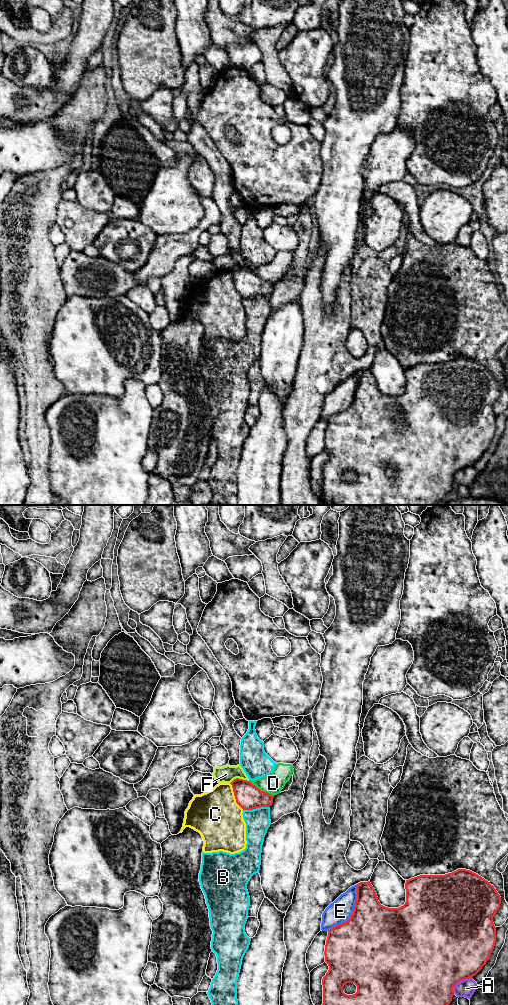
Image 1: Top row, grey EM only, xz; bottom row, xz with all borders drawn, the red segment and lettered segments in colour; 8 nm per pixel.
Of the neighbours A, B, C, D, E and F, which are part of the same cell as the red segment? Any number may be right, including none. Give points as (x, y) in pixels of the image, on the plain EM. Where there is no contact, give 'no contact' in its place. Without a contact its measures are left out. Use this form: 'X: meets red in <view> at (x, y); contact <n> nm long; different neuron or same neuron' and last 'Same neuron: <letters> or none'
A: meets red in xz at (459, 469); contact 200 nm long; different neuron
B: meets red in xz at (256, 295); contact 220 nm long; different neuron
C: meets red in xz at (234, 283); contact 240 nm long; different neuron
D: meets red in xz at (260, 278); contact 240 nm long; different neuron
E: meets red in xz at (353, 400); contact 440 nm long; different neuron
F: meets red in xz at (238, 266); contact 150 nm long; different neuron
Same neuron: none

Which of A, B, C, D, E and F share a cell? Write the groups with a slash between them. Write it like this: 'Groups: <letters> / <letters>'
Groups: A / B / C / D F / E

